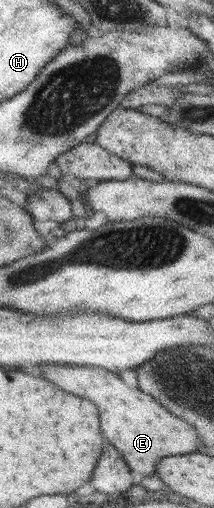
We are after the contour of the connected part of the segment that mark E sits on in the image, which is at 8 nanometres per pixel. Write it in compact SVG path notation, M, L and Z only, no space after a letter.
M54 363L39 365L38 373L63 393L89 399L97 407L101 433L106 443L111 444L121 454L127 467L135 473L153 475L156 463L162 457L196 451L198 435L193 427L167 413L167 409L163 409L139 389L129 389L115 373L95 367Z

